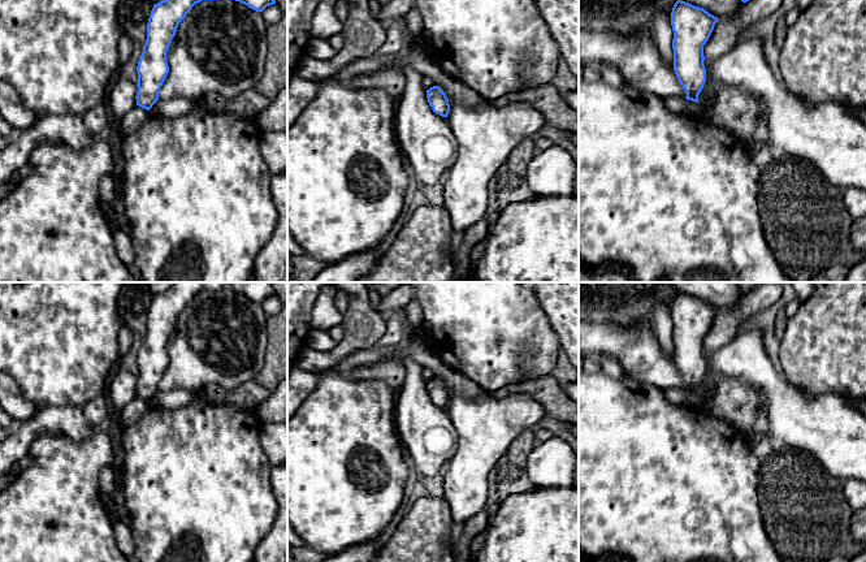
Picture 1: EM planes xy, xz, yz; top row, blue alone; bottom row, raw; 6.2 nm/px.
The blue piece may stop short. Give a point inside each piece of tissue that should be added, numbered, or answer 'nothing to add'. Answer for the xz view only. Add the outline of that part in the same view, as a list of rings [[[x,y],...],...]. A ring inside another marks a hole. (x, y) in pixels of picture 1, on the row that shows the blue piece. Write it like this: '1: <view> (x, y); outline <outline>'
nothing to add

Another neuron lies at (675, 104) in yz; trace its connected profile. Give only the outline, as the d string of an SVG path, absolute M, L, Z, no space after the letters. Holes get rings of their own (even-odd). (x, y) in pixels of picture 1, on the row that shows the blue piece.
M681 96L663 99L667 109L674 114L702 116L703 105Z

